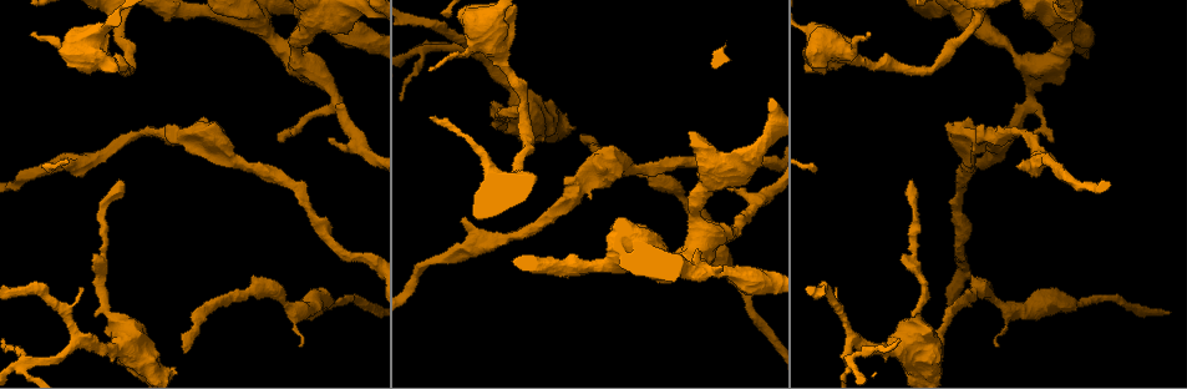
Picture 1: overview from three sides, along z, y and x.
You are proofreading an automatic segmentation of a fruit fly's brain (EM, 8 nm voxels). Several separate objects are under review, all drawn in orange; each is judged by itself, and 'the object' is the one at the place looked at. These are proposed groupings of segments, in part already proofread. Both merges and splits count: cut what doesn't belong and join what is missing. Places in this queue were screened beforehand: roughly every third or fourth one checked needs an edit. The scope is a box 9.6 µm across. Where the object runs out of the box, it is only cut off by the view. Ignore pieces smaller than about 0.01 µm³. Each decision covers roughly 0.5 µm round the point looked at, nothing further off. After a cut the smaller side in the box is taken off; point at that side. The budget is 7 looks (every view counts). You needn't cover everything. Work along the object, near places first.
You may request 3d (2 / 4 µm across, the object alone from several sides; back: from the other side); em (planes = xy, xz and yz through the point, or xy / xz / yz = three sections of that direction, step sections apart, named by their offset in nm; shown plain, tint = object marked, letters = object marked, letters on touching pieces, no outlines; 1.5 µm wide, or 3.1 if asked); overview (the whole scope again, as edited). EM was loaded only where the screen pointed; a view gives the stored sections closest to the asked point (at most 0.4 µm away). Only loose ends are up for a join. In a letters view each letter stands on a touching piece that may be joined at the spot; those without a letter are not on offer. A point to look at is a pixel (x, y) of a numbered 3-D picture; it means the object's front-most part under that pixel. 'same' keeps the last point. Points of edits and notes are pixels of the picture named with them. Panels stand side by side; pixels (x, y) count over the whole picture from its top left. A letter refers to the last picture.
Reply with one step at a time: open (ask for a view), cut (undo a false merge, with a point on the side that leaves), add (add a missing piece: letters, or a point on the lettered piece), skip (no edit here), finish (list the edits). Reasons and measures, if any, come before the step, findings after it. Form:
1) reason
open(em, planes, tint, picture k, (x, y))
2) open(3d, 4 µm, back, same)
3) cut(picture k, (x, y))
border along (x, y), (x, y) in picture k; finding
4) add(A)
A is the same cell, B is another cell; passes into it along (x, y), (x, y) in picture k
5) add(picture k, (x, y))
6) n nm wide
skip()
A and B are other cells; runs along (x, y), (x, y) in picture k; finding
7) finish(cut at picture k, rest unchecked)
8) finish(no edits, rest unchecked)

free end
open(em, xz, step 4, letters, picture 1, (183, 353))

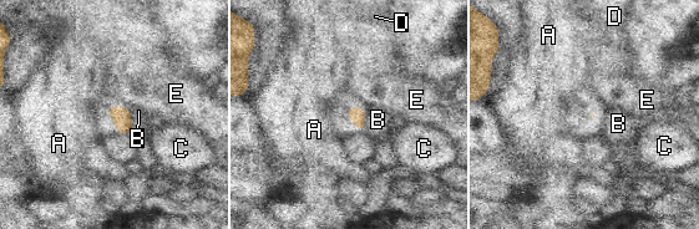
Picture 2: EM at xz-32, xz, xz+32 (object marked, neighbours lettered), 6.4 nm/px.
B touches over 170 nm
skip()
A, B, C, D and E are other cells; border along (110, 106), (107, 115) in picture 2; no lettered piece goes on from it

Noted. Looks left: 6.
four arms meet
open(em, planes, letters, picture 1, (24, 361))

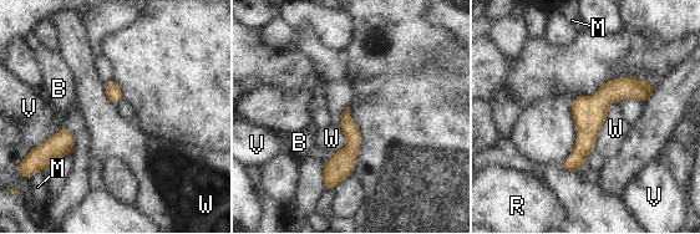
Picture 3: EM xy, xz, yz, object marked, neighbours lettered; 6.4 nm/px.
20 nm wide
skip()
B, M, R, V and W are other cells; border along (619, 100), (610, 103), (594, 149) in picture 3; all the same neuron

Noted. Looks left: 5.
calibre changes
open(em, planes, letters, picture 1, (460, 56))

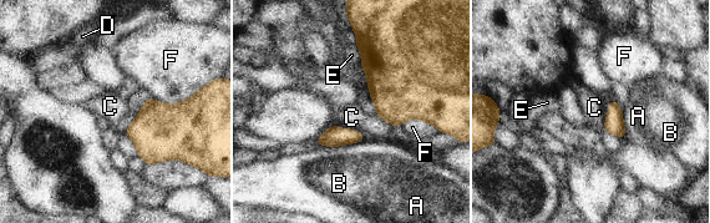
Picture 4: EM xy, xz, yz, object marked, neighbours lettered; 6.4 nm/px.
skip()
A, B, C, D, E and F are other cells; border along (363, 140), (339, 146), (320, 147) in picture 4; one neuron here

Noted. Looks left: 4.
finish(no edits, rest unchecked)

